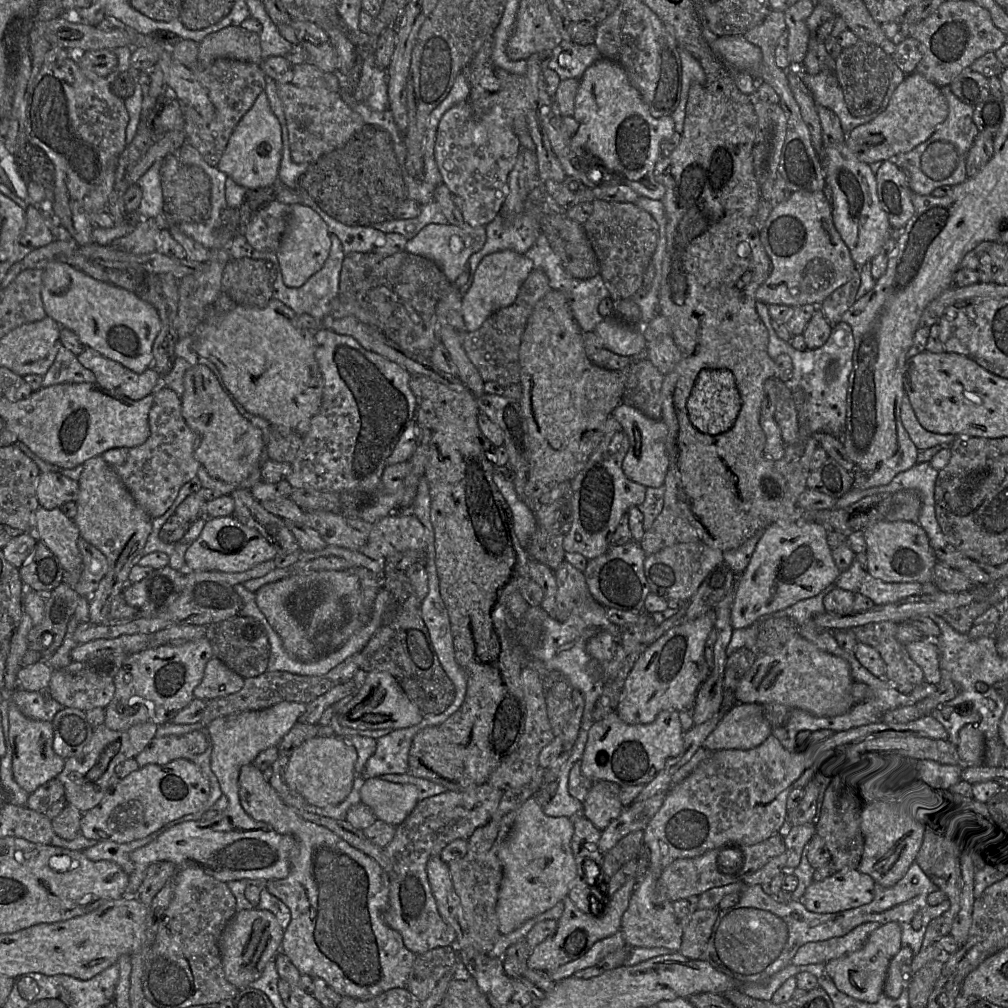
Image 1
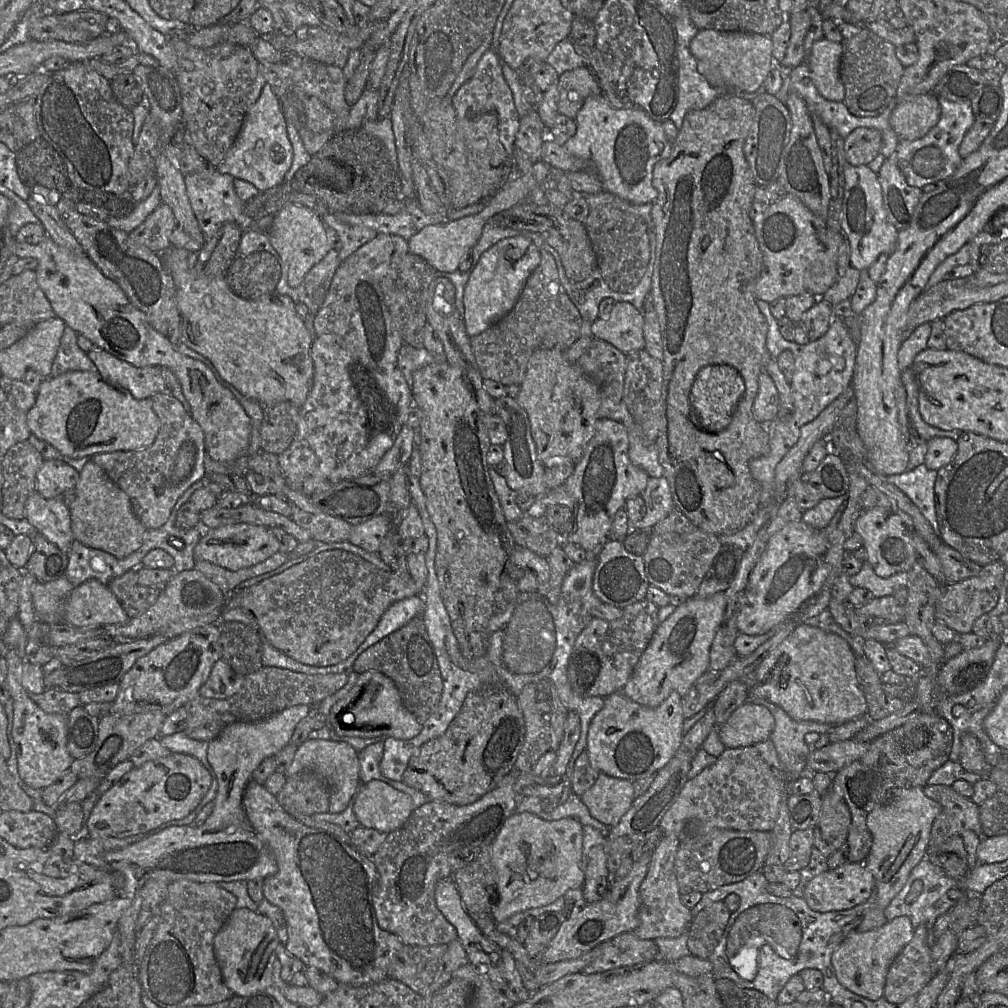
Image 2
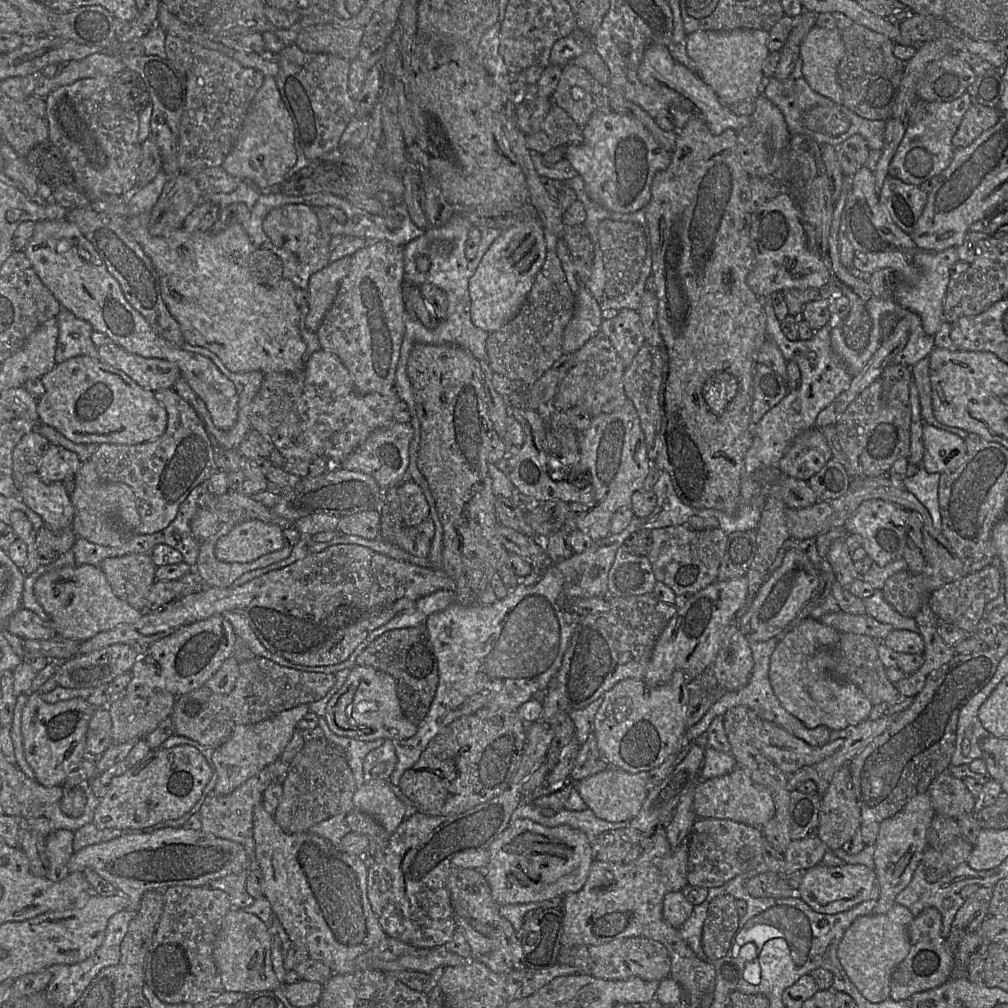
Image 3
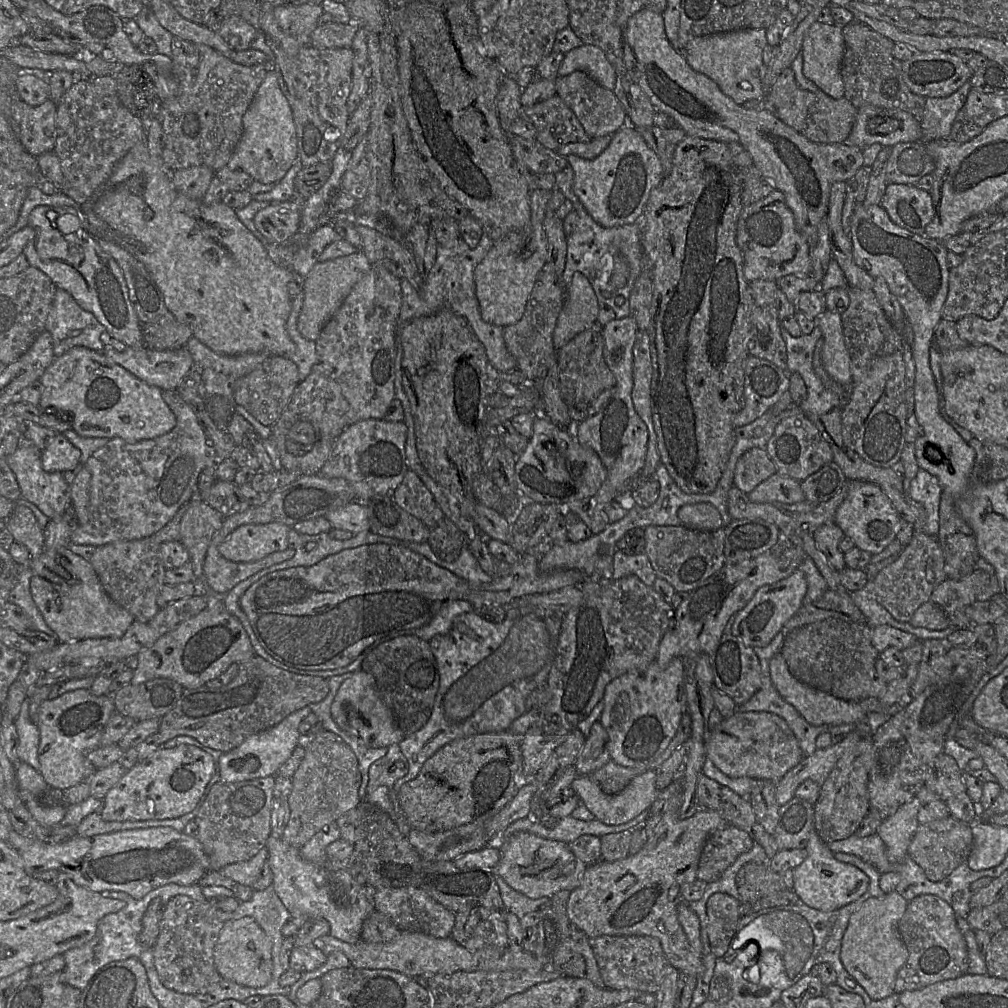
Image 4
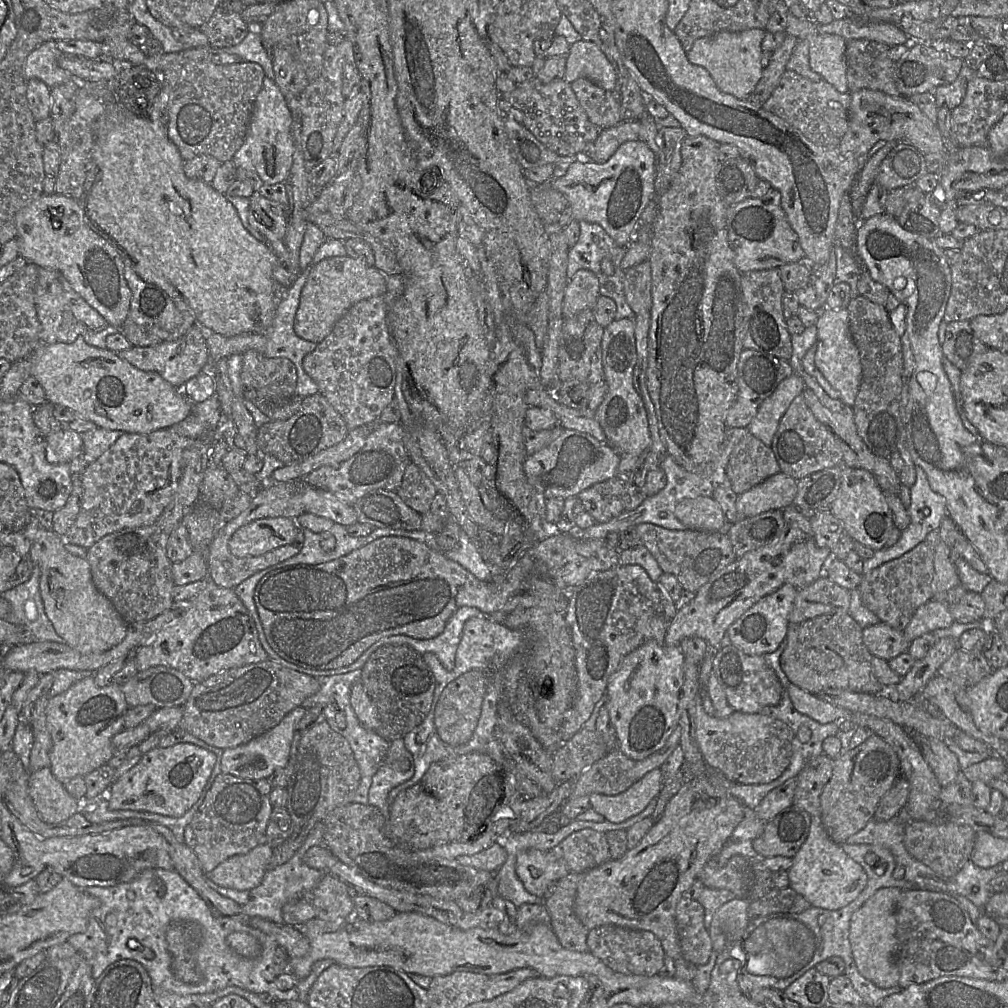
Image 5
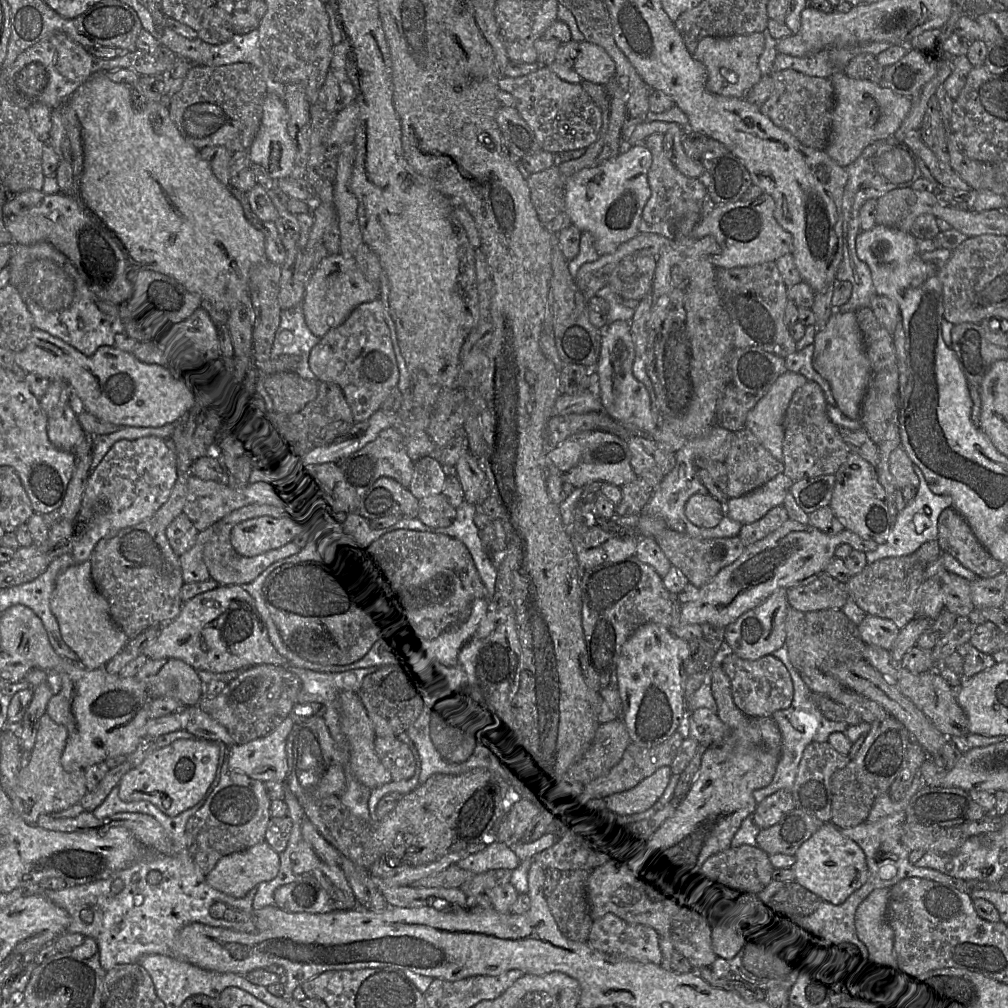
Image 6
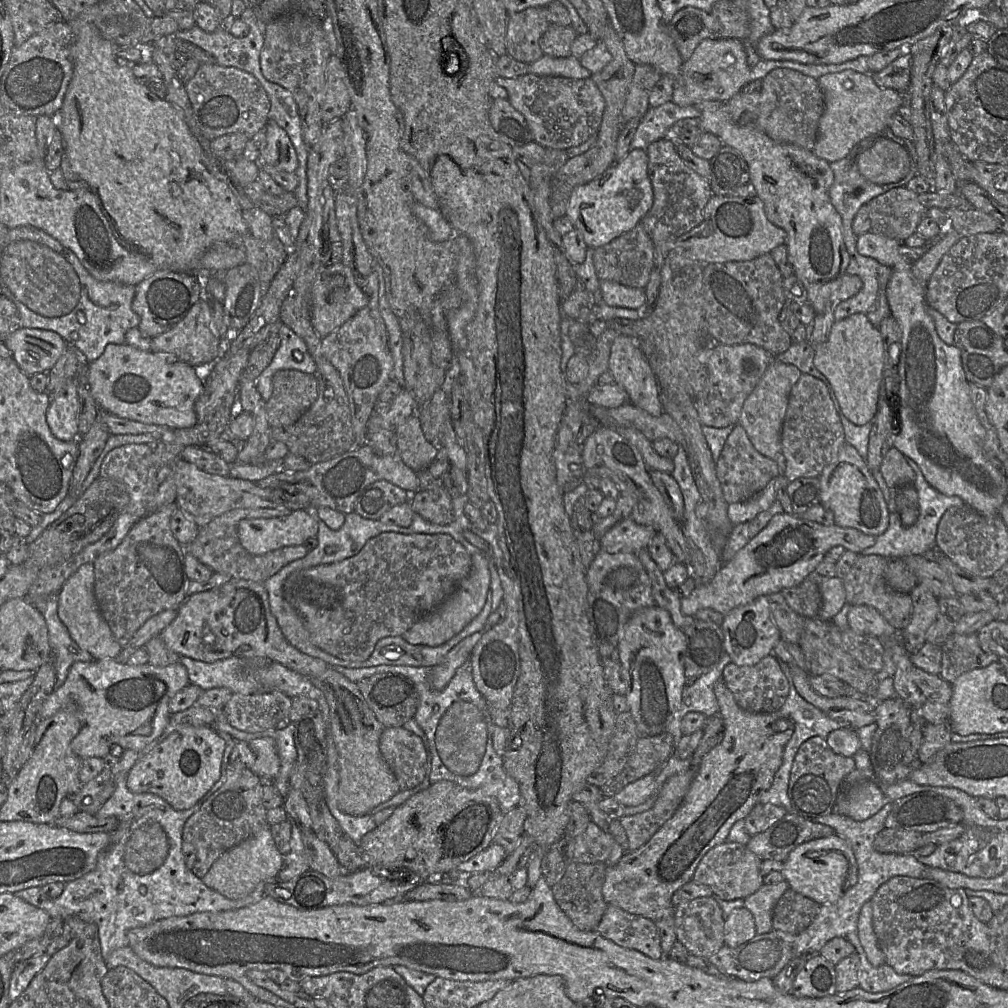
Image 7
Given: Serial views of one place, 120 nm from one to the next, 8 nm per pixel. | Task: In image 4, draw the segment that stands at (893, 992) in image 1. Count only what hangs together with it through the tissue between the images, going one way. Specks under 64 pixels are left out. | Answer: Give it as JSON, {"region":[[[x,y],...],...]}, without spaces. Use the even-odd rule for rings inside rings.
{"region":[[[923,894],[908,901],[906,911],[898,923],[898,932],[909,956],[896,976],[894,992],[897,994],[968,974],[966,941],[957,926],[953,908],[941,898]]]}

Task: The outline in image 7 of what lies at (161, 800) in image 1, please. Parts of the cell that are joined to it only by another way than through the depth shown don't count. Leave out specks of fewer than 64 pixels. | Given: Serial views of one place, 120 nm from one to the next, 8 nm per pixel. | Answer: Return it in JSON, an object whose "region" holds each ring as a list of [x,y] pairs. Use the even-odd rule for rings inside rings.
{"region":[[[173,725],[170,726],[173,729],[166,739],[155,745],[151,750],[146,753],[142,753],[139,760],[131,768],[127,775],[127,788],[132,793],[151,793],[164,799],[175,810],[187,810],[193,807],[199,799],[212,787],[212,785],[220,778],[221,760],[225,749],[225,741],[215,732],[211,726],[192,726],[192,725]]]}

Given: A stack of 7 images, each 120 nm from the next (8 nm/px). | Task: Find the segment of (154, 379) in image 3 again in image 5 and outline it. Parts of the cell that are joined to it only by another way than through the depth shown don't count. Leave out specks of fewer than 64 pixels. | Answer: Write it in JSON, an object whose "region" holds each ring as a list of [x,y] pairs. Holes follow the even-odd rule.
{"region":[[[195,323],[183,336],[157,345],[138,347],[116,352],[136,368],[146,372],[157,372],[174,387],[182,388],[189,379],[196,376],[209,362],[209,349],[203,335],[203,328]]]}

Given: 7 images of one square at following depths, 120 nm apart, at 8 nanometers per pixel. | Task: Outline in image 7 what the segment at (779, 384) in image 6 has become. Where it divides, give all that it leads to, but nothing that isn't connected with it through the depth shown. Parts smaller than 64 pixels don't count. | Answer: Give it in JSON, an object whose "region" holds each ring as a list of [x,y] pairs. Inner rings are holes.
{"region":[[[774,358],[753,392],[746,399],[738,422],[745,429],[756,450],[777,462],[781,474],[786,468],[786,458],[782,451],[782,426],[791,389],[801,375],[802,372],[795,365],[782,363]]]}

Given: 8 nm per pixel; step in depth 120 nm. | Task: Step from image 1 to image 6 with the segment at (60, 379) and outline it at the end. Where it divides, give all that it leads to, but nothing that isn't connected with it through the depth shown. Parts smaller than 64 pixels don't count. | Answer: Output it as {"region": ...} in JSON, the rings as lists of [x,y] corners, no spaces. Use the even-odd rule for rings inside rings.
{"region":[[[48,242],[14,244],[8,264],[13,285],[33,317],[34,329],[45,331],[86,356],[101,346],[115,345],[115,336],[124,332],[121,306],[100,300],[84,284],[71,261]]]}

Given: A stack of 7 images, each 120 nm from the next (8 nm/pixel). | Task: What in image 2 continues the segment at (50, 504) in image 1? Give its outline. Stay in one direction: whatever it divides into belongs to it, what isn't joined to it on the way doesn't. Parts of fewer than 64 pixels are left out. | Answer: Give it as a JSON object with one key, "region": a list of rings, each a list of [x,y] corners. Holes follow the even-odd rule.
{"region":[[[44,460],[36,473],[36,491],[51,499],[75,489],[80,473],[61,460]]]}

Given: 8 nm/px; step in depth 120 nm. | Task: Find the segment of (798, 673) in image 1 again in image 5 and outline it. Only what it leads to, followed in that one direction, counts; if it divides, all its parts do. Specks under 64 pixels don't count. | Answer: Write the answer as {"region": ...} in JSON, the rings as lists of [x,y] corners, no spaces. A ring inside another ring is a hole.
{"region":[[[789,683],[785,690],[798,712],[821,724],[839,722],[849,715],[846,709],[835,706],[793,683]]]}

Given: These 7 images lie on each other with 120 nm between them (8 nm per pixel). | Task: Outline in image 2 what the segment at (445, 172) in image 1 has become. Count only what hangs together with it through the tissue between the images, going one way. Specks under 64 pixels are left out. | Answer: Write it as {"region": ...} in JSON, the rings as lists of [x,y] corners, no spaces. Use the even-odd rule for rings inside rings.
{"region":[[[491,48],[486,50],[480,58],[473,76],[460,87],[451,101],[457,115],[461,118],[495,112],[498,117],[499,140],[513,160],[515,136],[519,129],[520,116],[515,107],[512,91],[502,72],[502,60],[496,51]]]}

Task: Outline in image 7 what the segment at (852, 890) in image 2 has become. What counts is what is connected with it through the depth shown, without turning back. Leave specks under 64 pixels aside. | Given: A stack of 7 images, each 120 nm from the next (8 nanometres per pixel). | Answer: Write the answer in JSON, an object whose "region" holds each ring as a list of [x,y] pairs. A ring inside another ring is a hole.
{"region":[[[835,833],[798,845],[788,854],[781,873],[791,889],[820,905],[836,902],[858,880],[853,850],[843,837]]]}

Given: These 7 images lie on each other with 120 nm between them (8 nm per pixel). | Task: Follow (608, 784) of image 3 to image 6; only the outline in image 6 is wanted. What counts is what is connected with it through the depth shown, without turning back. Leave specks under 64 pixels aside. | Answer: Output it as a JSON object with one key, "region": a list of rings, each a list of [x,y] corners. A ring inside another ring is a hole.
{"region":[[[669,766],[660,767],[632,789],[606,797],[605,810],[614,816],[633,816],[649,809],[663,794],[671,774]]]}

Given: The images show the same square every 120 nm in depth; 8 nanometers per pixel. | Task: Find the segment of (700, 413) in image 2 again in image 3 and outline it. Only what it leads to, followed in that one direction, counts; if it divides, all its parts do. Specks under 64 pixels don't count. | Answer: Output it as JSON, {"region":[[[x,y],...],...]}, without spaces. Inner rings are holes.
{"region":[[[728,372],[713,374],[704,384],[703,397],[710,410],[720,415],[733,400],[738,391],[738,379]]]}

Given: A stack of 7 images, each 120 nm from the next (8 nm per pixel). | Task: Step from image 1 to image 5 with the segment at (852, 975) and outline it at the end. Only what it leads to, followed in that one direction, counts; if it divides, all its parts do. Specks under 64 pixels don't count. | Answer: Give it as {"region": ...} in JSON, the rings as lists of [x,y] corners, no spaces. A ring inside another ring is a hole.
{"region":[[[897,887],[878,889],[850,920],[849,941],[857,970],[882,989],[897,986],[900,978],[895,910],[901,892]]]}

